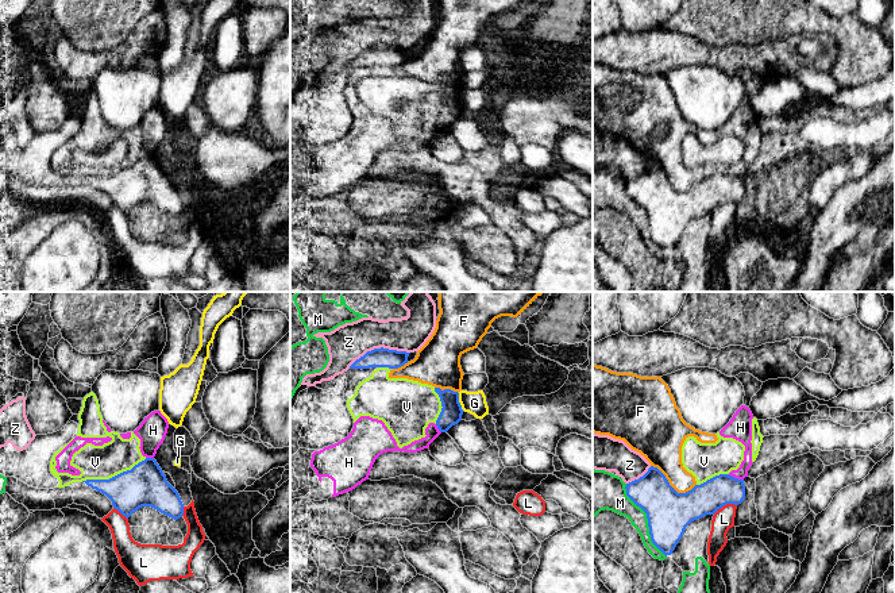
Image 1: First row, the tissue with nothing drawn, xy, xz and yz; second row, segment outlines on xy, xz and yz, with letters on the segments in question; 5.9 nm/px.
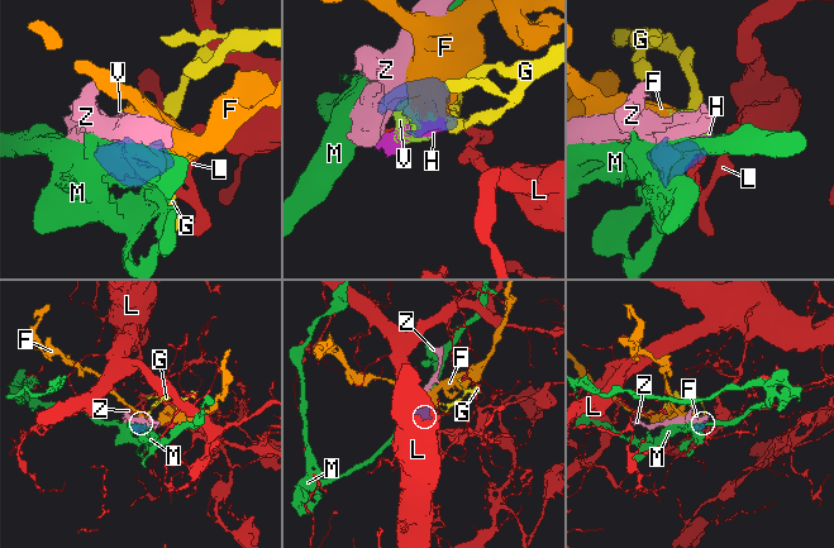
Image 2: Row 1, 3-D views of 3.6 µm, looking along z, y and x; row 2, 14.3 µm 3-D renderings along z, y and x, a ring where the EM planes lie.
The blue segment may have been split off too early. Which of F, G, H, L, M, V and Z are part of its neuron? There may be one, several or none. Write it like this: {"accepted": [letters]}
{"accepted": []}

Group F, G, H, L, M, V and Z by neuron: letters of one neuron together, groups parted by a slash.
F H V / G / L / M / Z

